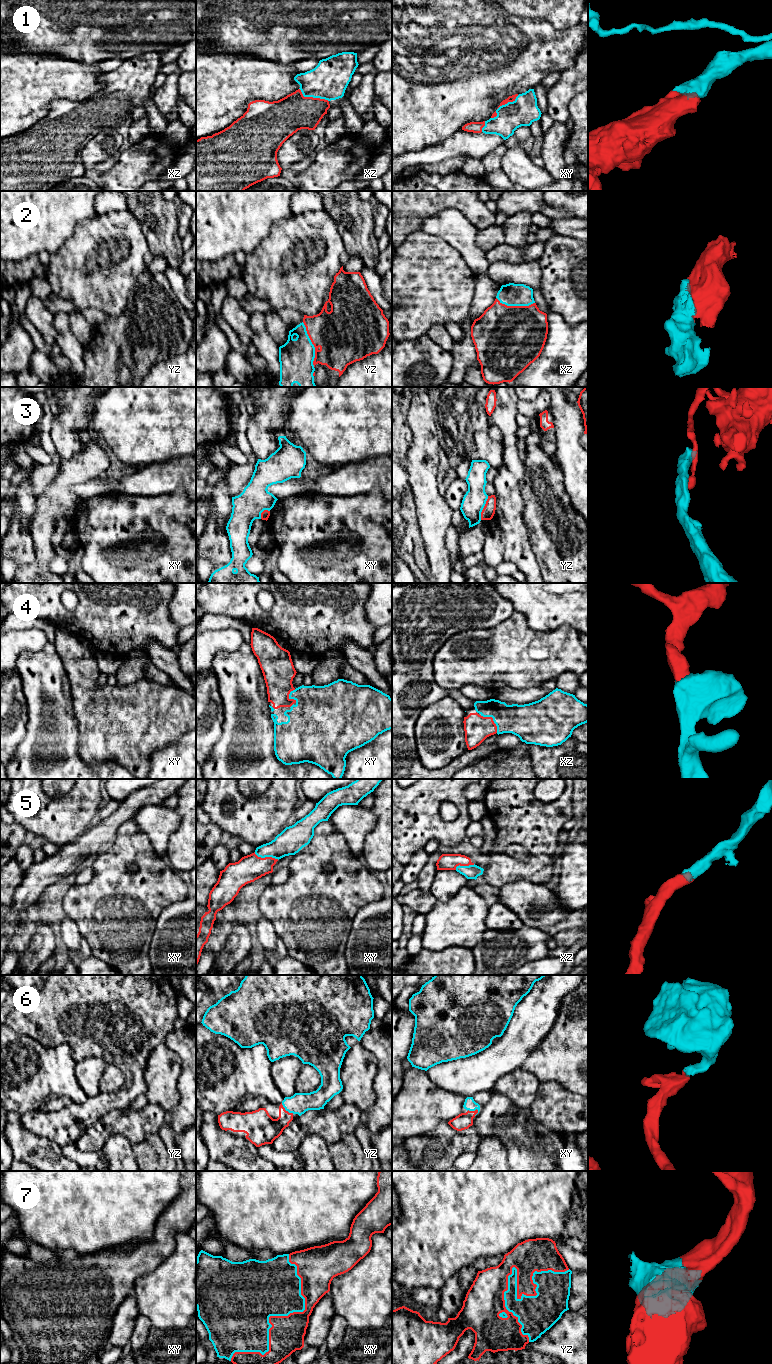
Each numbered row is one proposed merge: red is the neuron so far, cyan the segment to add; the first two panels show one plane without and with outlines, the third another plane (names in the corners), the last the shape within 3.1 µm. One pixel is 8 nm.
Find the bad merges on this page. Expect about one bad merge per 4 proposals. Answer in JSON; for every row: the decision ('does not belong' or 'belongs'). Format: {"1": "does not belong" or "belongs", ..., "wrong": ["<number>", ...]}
{"1": "belongs", "2": "belongs", "3": "does not belong", "4": "belongs", "5": "belongs", "6": "belongs", "7": "belongs", "wrong": ["3"]}

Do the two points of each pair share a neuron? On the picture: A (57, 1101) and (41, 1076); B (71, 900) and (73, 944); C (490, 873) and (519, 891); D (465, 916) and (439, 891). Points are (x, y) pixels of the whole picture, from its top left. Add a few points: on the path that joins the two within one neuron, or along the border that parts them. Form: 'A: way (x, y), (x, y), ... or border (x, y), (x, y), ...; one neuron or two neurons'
A: border (73, 1102), (50, 1094), (35, 1110); two neurons
B: border (67, 916), (76, 924), (83, 937); two neurons
C: border (532, 883), (526, 880), (514, 880), (500, 888); two neurons
D: border (466, 884), (447, 900), (437, 900); two neurons

